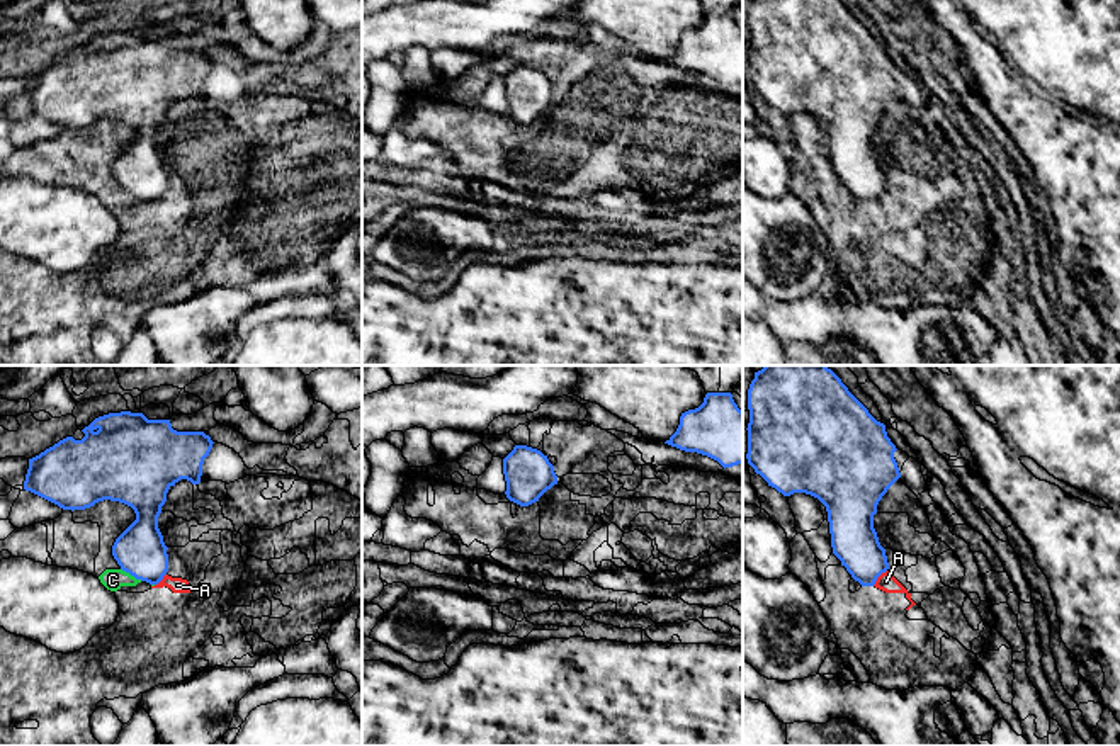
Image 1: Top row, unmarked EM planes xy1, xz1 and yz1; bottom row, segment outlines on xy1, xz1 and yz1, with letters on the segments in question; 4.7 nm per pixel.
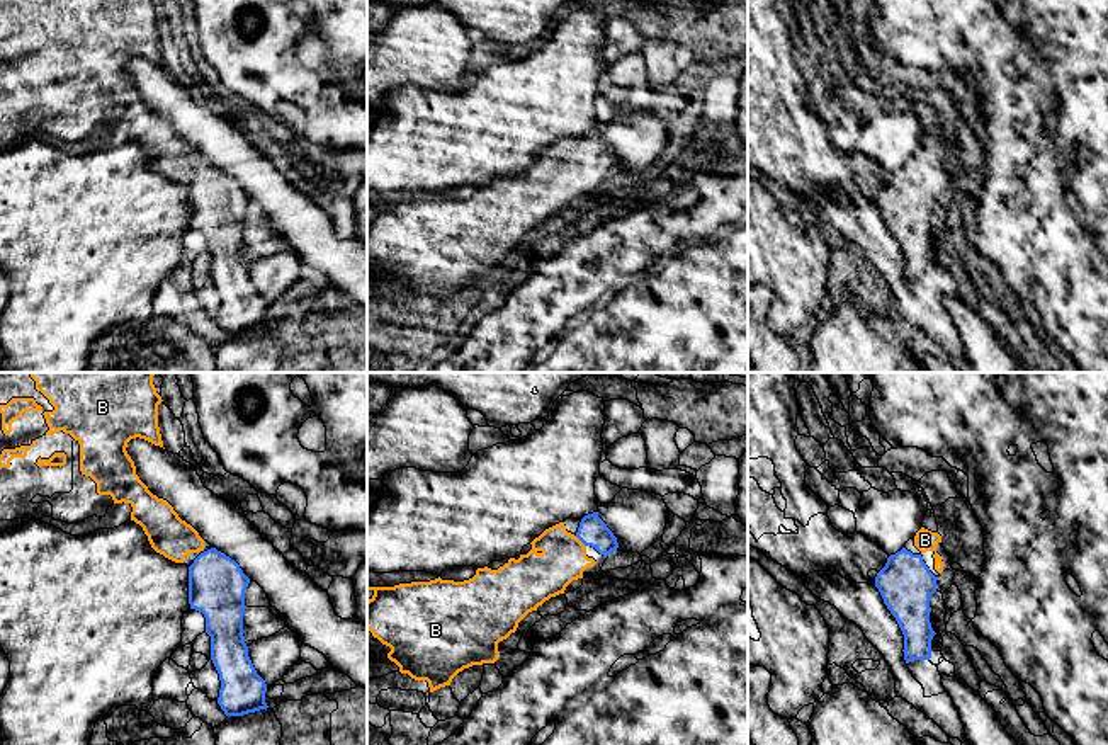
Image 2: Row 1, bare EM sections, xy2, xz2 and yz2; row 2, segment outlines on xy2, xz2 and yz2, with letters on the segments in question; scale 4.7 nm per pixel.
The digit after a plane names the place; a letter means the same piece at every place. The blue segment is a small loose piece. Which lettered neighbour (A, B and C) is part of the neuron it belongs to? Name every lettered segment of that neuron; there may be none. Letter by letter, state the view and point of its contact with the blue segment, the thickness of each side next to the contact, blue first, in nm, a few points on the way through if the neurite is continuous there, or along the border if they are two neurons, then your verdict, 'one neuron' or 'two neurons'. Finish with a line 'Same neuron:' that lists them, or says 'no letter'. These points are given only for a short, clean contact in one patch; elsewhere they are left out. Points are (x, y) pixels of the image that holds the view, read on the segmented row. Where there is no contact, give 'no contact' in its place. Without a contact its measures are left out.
A: meets blue in yz1 at (877, 576); 220 nm thick on the blue side, 90 nm on the other; border along yz1 (886, 570), (872, 585); two neurons
B: meets blue in xz2 at (580, 540); 140 nm thick on the blue side, 220 nm on the other; runs through xz2 (592, 531), (580, 540), (541, 575); one neuron
C: meets blue in xy1 at (131, 575); 240 nm thick on the blue side, 100 nm on the other; border along xy1 (121, 568), (141, 580); two neurons
Same neuron: B

